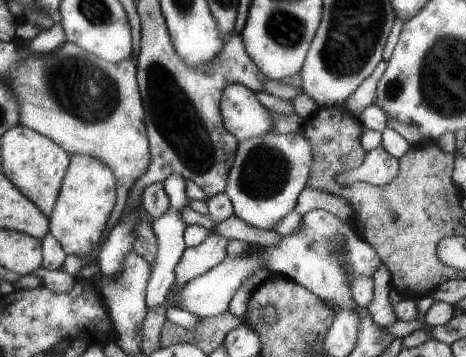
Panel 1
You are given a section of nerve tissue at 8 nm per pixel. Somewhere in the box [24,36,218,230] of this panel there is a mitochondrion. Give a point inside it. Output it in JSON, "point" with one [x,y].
{"point":[83,90]}

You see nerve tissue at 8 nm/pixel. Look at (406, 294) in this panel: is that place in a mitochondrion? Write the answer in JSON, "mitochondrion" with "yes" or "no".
{"mitochondrion":"no"}

